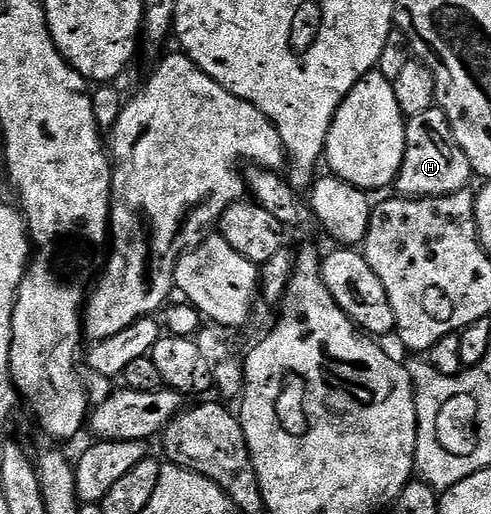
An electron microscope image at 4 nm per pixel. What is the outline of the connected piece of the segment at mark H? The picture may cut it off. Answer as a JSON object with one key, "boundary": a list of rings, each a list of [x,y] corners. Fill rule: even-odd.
{"boundary":[[[433,107],[423,114],[408,117],[405,125],[405,153],[403,166],[395,181],[395,188],[402,196],[446,196],[452,192],[463,192],[470,187],[469,179],[475,173],[467,154],[455,142],[455,134],[443,109]]]}

